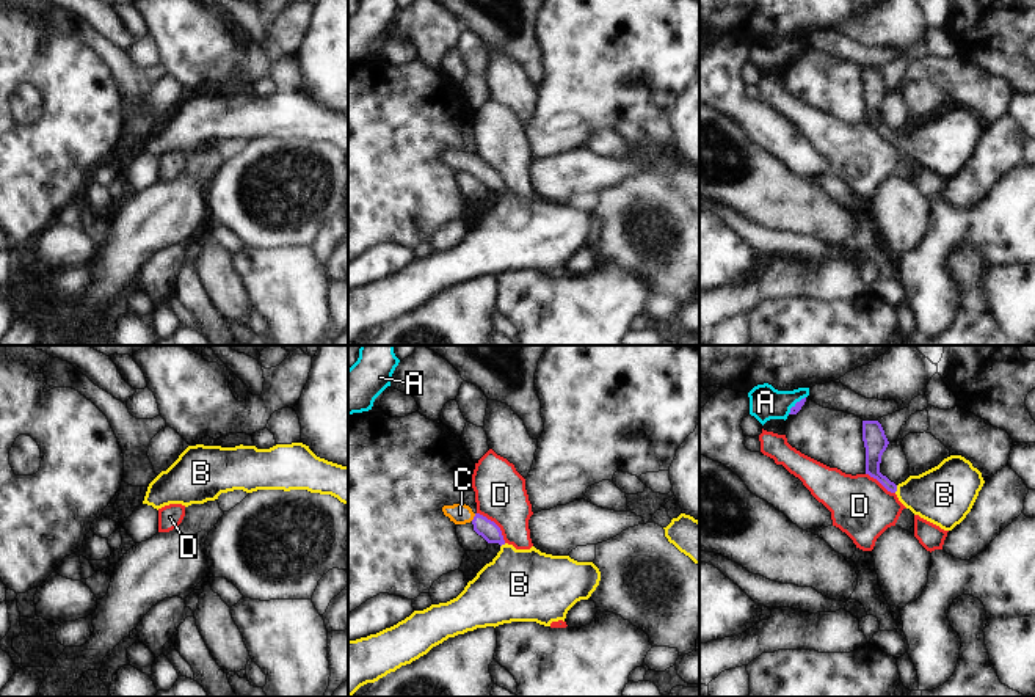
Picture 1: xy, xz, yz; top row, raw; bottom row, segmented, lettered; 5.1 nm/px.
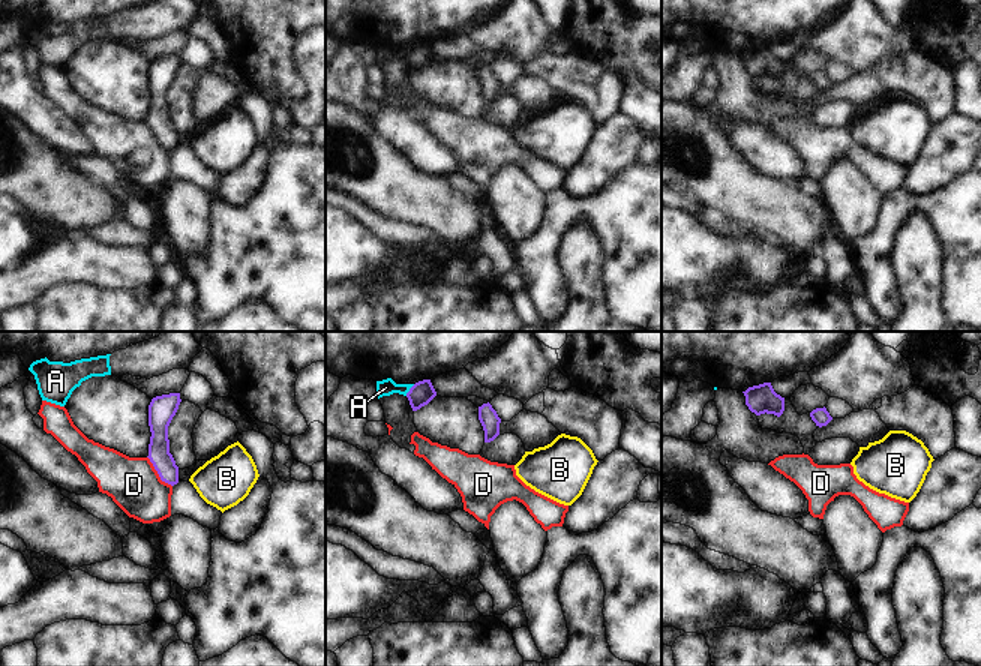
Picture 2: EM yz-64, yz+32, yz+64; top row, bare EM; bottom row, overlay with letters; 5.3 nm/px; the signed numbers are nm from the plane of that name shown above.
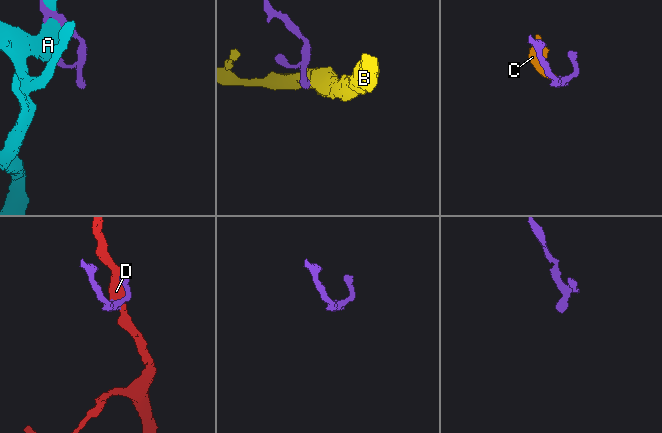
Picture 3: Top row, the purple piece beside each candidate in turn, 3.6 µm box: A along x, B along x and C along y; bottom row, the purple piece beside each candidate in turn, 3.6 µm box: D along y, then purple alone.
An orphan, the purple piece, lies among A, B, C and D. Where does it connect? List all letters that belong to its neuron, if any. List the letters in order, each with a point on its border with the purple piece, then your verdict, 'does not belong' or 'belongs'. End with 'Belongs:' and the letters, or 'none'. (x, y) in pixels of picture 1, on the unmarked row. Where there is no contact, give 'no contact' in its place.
A: yz (795, 52) | does not belong
B: yz (896, 137) | belongs
C: xz (474, 165) | belongs
D: xz (496, 173) | does not belong
Belongs: B, C

